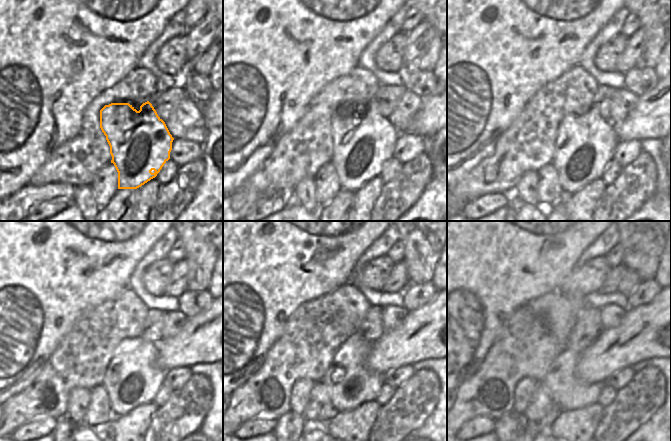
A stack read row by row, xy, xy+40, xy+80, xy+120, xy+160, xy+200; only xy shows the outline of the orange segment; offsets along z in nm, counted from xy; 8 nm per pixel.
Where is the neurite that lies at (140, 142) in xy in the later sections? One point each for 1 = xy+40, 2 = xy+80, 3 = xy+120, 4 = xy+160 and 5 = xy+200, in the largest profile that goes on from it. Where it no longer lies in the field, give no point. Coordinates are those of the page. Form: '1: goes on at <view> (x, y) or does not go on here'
1: goes on at xy+40 (362, 141)
2: goes on at xy+80 (585, 144)
3: goes on at xy+120 (132, 373)
4: goes on at xy+160 (347, 377)
5: goes on at xy+200 (567, 391)

